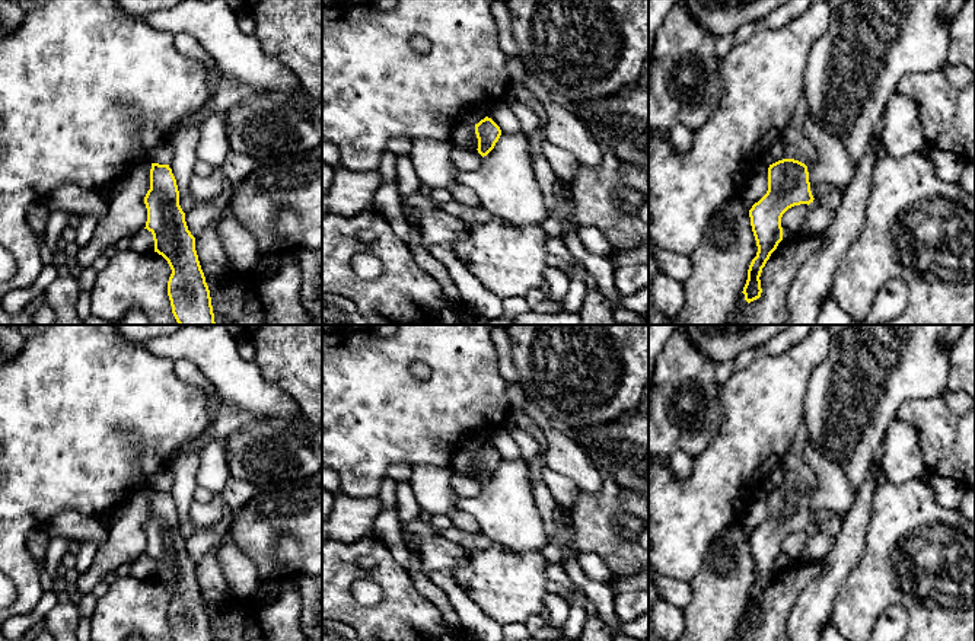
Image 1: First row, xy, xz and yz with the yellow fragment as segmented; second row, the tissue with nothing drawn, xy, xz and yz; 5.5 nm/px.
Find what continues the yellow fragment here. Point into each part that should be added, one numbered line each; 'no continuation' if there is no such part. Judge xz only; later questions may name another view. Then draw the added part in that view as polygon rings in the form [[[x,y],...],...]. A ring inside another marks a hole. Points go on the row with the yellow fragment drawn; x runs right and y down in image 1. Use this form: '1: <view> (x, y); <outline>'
1: xz (464, 136); [[[458,124],[453,130],[453,147],[477,150],[478,138],[475,134],[475,125]]]

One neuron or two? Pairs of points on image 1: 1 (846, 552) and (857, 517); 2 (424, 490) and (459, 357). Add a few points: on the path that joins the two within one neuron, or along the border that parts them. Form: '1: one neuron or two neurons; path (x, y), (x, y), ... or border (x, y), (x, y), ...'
1: one neuron; path (850, 544), (854, 526)
2: two neurons; border (446, 465), (413, 466)

